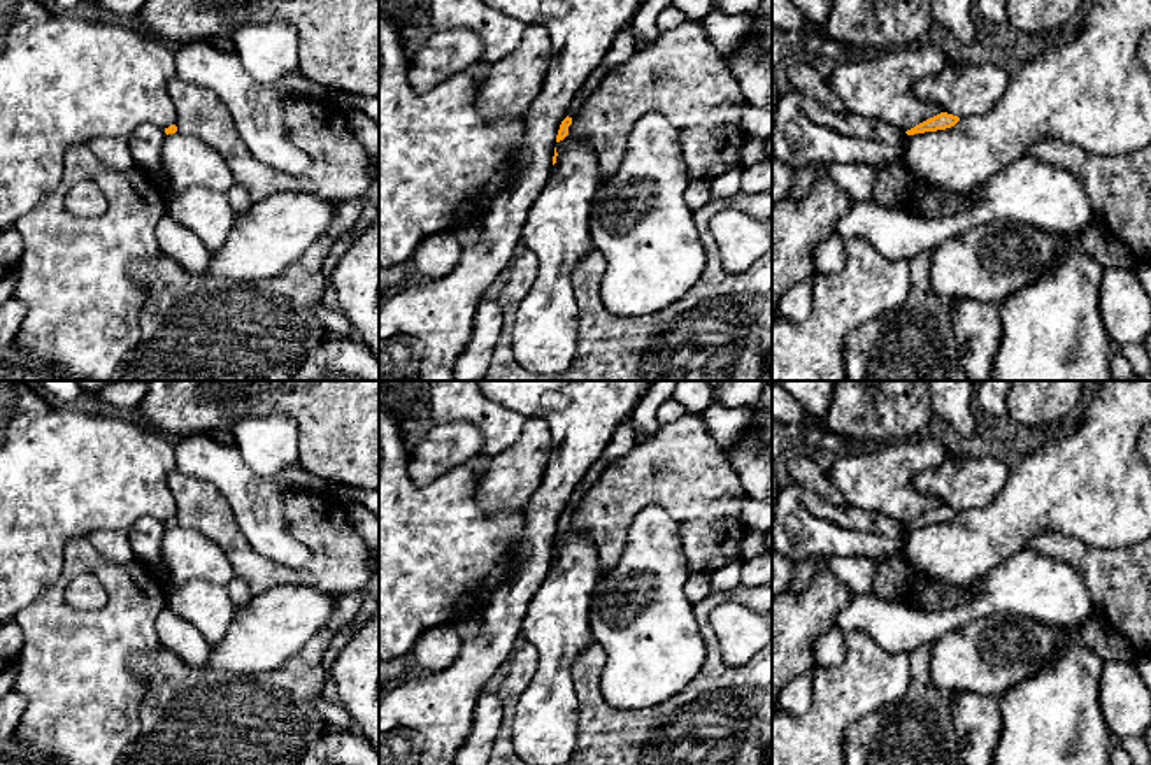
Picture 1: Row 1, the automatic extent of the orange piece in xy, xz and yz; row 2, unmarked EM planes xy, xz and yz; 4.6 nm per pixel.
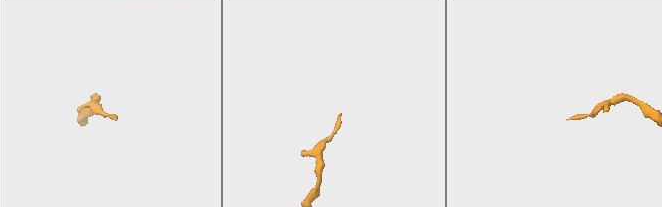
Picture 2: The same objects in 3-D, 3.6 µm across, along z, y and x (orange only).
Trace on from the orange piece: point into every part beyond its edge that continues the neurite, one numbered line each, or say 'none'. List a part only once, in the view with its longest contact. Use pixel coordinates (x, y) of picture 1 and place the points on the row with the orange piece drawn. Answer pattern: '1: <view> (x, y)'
1: xz (623, 48)

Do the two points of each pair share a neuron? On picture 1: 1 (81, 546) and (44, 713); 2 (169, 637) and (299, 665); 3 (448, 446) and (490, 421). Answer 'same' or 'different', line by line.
1: same
2: different
3: different

